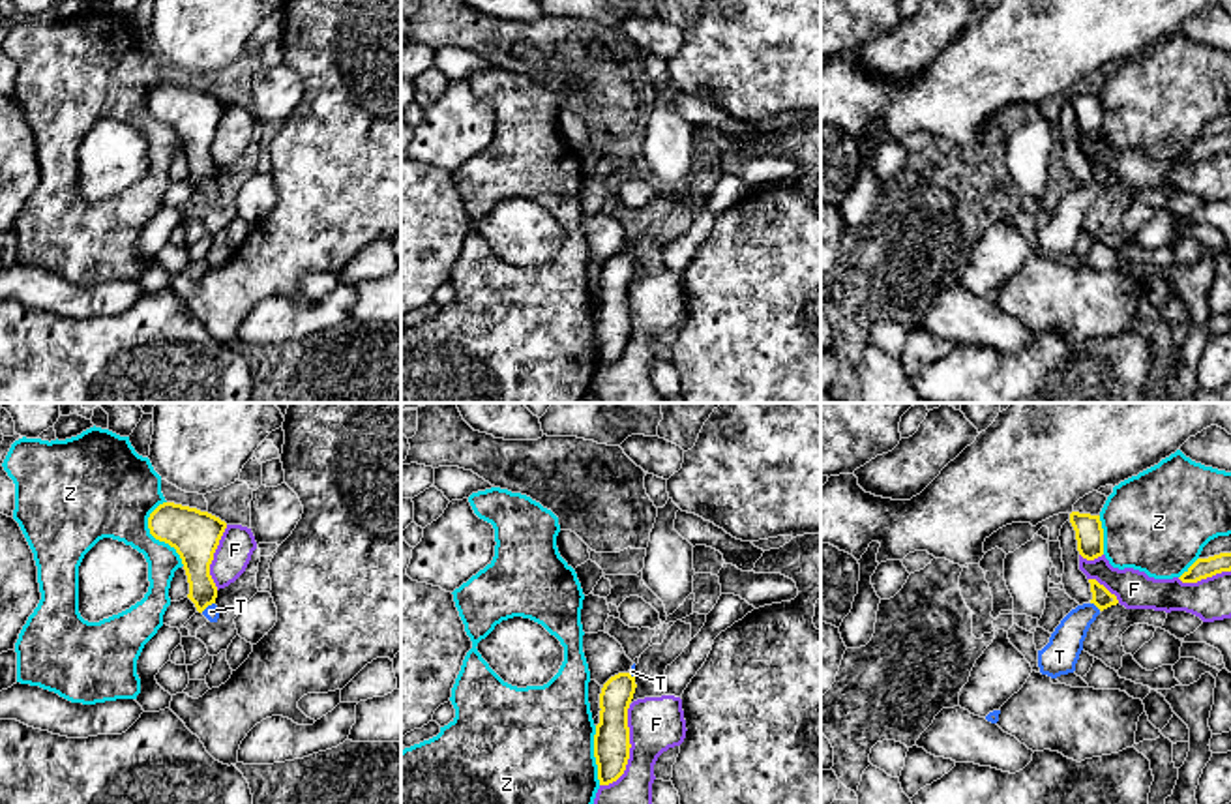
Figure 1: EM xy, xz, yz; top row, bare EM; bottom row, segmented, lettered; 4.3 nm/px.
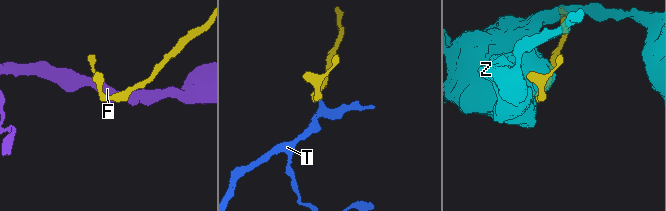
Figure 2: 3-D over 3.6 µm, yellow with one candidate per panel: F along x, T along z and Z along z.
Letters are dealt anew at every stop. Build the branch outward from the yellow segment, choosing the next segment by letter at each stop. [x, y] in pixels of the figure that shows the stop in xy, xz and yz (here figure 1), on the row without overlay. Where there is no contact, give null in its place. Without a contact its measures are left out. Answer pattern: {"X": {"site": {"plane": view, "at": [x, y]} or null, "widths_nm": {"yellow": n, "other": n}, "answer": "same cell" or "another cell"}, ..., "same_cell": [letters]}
{"F": {"site": {"plane": "xz", "at": [628, 330]}, "widths_nm": {"yellow": 160, "other": 240}, "answer": "another cell"}, "T": {"site": {"plane": "xy", "at": [207, 186]}, "widths_nm": {"yellow": 150, "other": 60}, "answer": "same cell"}, "Z": {"site": {"plane": "xy", "at": [154, 117]}, "widths_nm": {"yellow": 220, "other": 360}, "answer": "another cell"}, "same_cell": ["T"]}

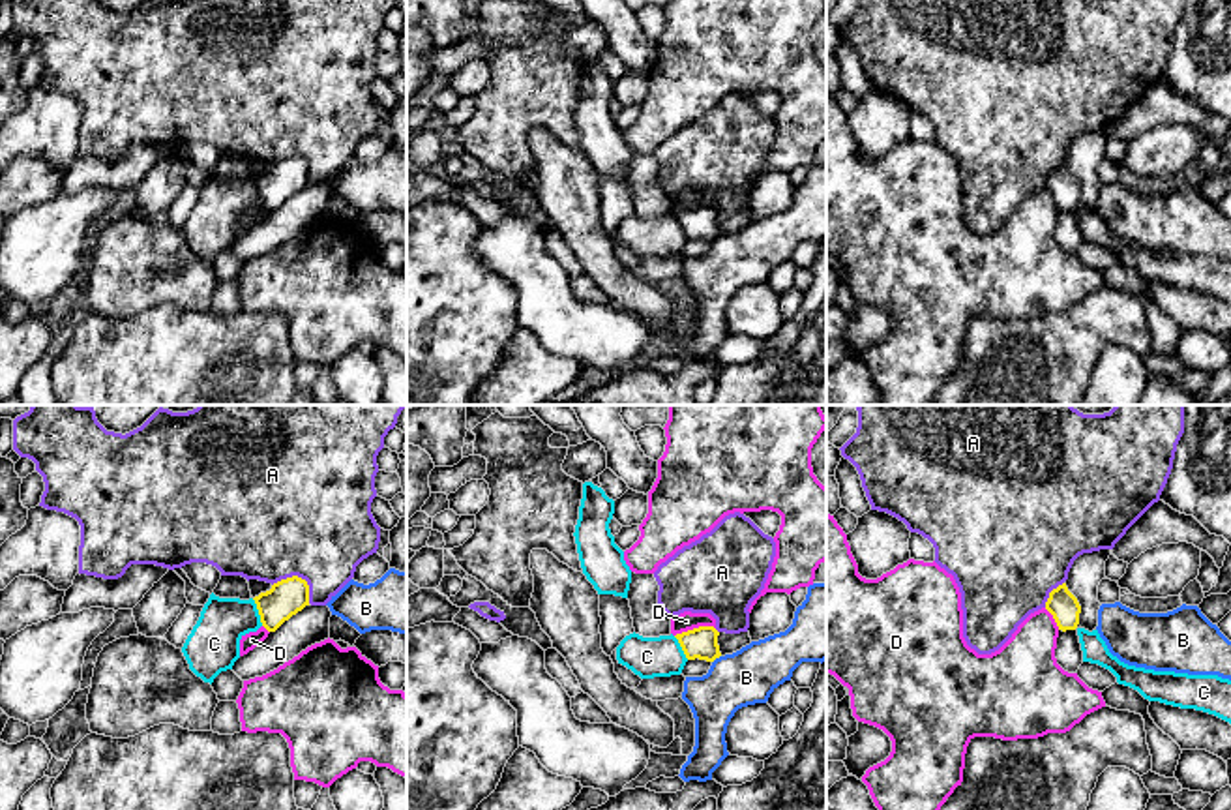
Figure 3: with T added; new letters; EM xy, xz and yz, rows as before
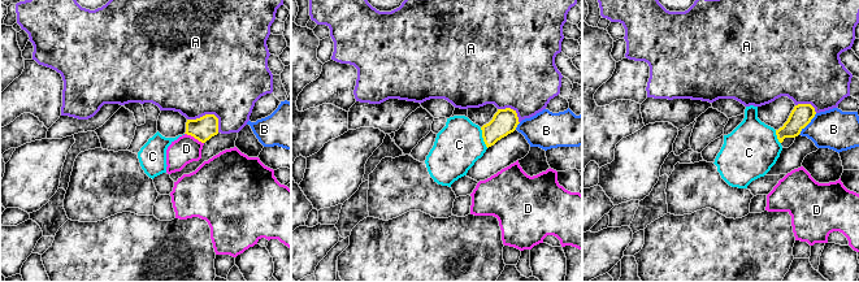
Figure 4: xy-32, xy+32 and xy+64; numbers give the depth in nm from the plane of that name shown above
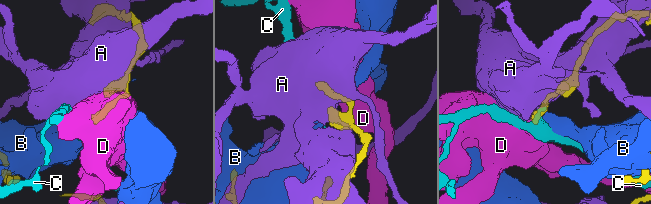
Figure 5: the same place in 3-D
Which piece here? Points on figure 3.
{"A": {"site": {"plane": "xy", "at": [300, 158]}, "widths_nm": {"yellow": 160, "other": 480}, "answer": "another cell"}, "B": {"site": {"plane": "xz", "at": [716, 237]}, "widths_nm": {"yellow": 130, "other": 240}, "answer": "another cell"}, "C": {"site": {"plane": "xy", "at": [259, 192]}, "widths_nm": {"yellow": 160, "other": 220}, "answer": "another cell"}, "D": {"site": {"plane": "xz", "at": [694, 209]}, "widths_nm": {"yellow": 130, "other": 80}, "answer": "another cell"}, "same_cell": []}

